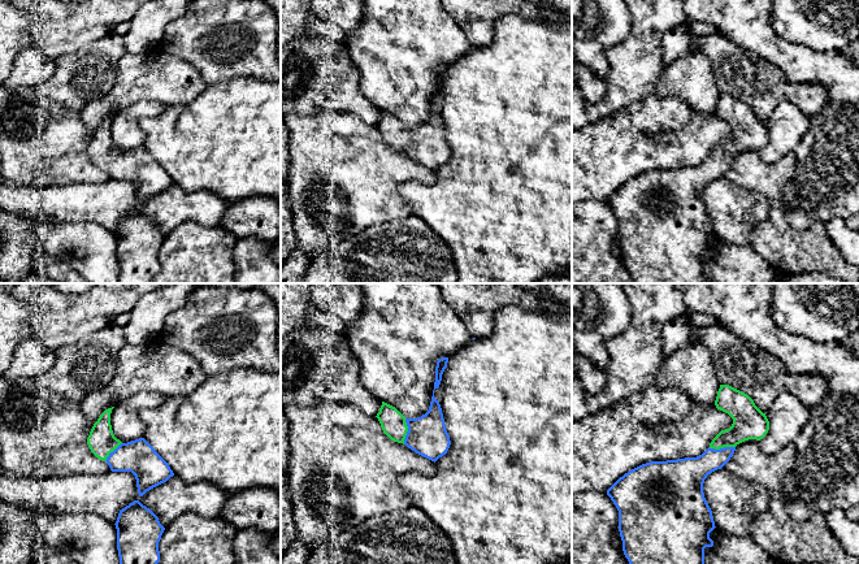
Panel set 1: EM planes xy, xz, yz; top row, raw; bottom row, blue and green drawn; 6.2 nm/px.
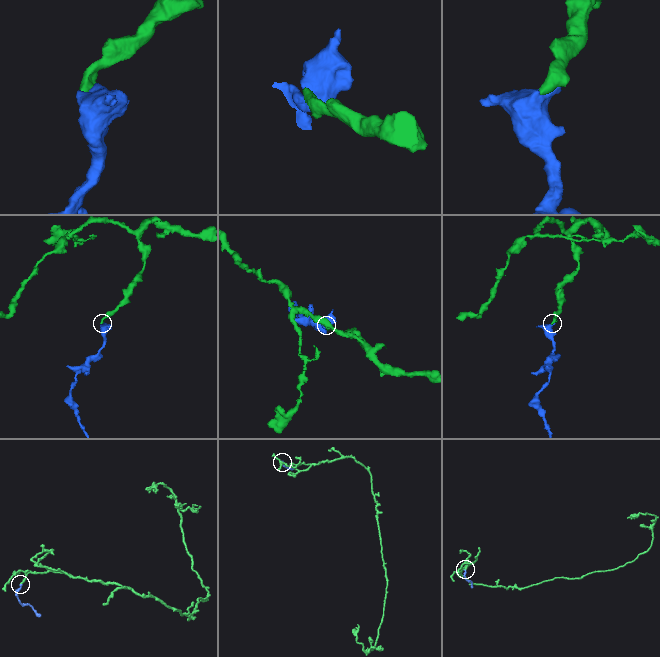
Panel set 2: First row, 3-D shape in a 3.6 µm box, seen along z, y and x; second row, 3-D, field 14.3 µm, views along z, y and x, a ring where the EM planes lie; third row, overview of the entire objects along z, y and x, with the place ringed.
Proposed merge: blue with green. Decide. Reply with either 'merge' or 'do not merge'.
merge

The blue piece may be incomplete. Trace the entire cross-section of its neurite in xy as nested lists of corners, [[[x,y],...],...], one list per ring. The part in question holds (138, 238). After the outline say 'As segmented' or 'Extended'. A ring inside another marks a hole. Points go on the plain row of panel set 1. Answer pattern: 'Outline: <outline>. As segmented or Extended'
Outline: [[[139,209],[118,222],[116,230],[118,283],[149,283],[160,270],[159,251],[165,237]]]. As segmented

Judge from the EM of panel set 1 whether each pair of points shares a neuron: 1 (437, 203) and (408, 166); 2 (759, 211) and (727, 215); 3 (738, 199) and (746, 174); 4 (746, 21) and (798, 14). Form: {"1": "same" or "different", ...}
{"1": "different", "2": "same", "3": "different", "4": "different"}

